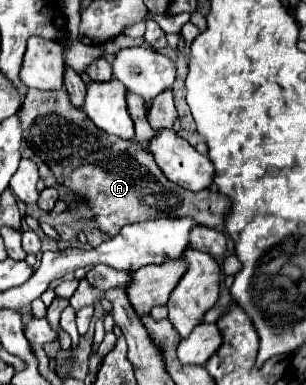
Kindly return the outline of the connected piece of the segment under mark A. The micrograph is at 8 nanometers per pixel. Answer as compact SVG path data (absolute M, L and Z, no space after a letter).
M28 89L22 109L20 109L20 121L22 121L22 131L28 147L52 169L54 177L58 183L74 189L78 195L90 203L90 209L96 215L96 223L102 233L114 237L124 225L148 221L148 219L160 219L160 217L192 217L204 227L214 227L218 231L224 231L224 221L226 215L230 213L230 199L226 195L220 195L216 191L186 191L172 181L166 179L162 169L156 165L150 153L142 151L142 145L136 141L126 141L114 135L108 135L106 131L98 129L82 109L76 109L68 93L62 91L38 91L38 89Z

